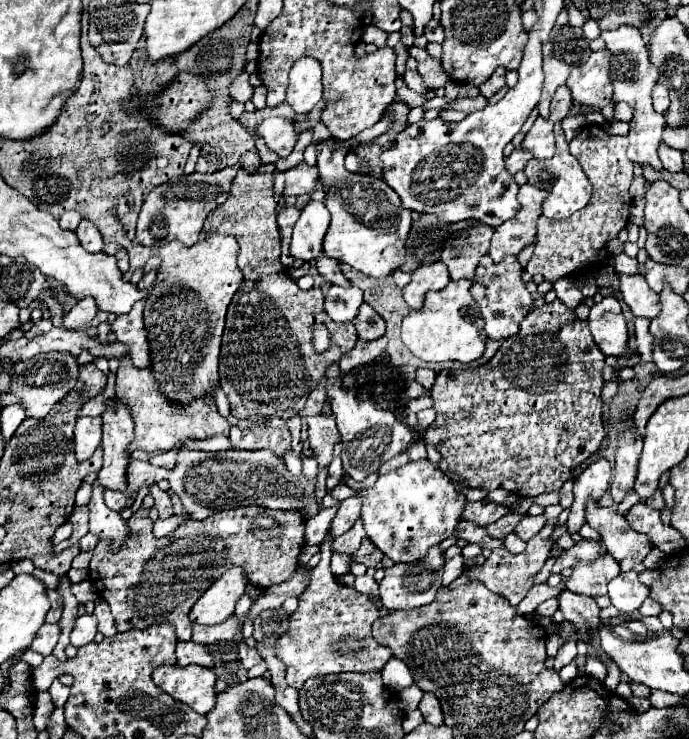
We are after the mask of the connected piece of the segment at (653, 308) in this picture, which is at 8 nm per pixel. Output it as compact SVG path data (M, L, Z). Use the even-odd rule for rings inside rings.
M618 274L620 292L634 316L654 318L660 312L658 294L646 284L642 274Z

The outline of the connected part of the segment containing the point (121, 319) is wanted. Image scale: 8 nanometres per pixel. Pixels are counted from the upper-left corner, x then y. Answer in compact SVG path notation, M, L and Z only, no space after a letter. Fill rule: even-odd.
M144 300L136 302L128 314L120 314L112 322L112 332L116 340L128 346L128 356L136 368L146 368L150 362L148 340L146 340L144 322L142 322L142 310L144 310Z

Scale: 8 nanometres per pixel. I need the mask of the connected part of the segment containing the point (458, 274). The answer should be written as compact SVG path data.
M478 224L468 230L462 230L454 238L454 244L442 250L440 260L448 266L452 280L462 280L462 278L470 280L474 276L474 270L480 258L490 248L492 234L494 234L494 228L486 224Z

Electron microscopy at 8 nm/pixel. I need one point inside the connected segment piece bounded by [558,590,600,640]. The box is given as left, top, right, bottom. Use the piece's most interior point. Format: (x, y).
(582, 610)

